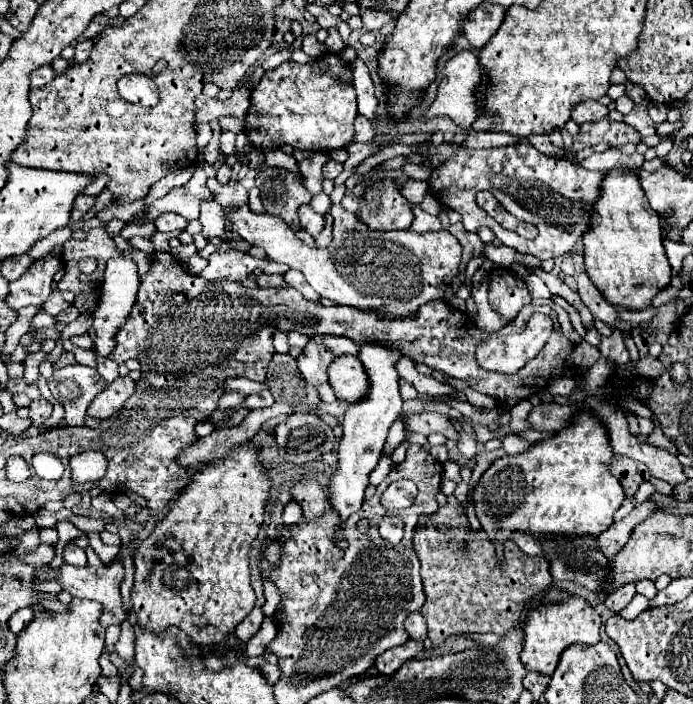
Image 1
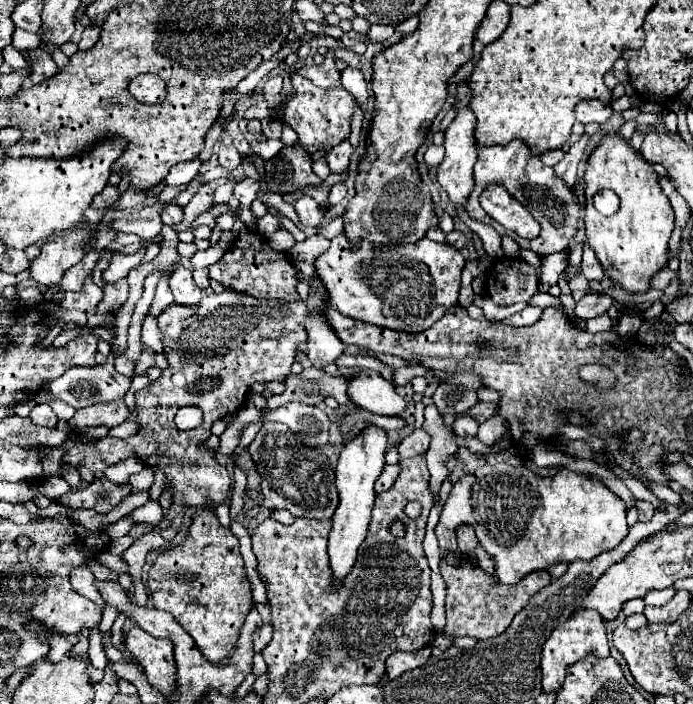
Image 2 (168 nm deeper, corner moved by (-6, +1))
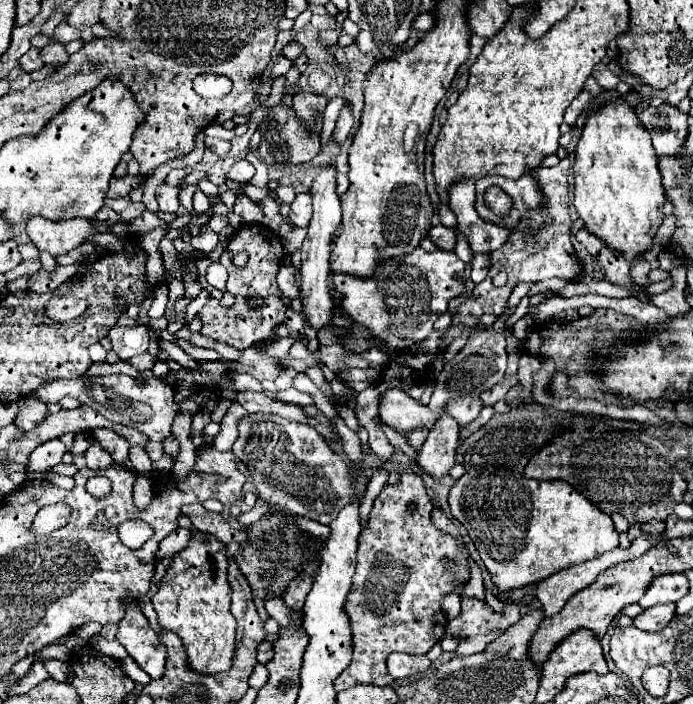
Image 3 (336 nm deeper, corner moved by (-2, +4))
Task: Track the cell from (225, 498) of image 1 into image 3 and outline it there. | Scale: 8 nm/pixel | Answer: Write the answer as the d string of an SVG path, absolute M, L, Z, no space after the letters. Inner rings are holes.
M199 532L189 540L189 546L183 548L175 558L173 566L167 570L165 578L159 584L159 590L153 596L153 606L159 616L159 624L165 630L179 634L187 652L187 664L199 674L217 674L233 666L235 652L235 618L229 612L231 606L231 586L227 586L227 554L225 544L219 542L213 534Z

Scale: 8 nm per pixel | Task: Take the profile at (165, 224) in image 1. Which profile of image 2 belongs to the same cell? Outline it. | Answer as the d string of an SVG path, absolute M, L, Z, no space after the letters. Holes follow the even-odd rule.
M169 205L163 213L161 213L161 217L163 217L163 223L165 225L169 225L169 227L175 227L175 225L179 225L183 219L185 219L185 215L183 215L183 209L179 207L179 205Z

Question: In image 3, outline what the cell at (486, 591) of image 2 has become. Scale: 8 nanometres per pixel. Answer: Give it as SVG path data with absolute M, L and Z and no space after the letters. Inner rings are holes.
M463 598L461 600L461 614L447 622L447 634L457 638L469 638L479 634L489 634L493 630L507 630L515 622L519 622L519 606L507 604L503 614L497 614L489 608L485 600L477 598Z

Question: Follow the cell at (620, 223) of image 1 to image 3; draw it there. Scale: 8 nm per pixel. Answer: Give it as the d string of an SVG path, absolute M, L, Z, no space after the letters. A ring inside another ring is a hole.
M613 98L587 116L581 138L575 146L573 174L575 208L577 214L585 220L585 228L605 240L607 246L617 248L625 256L625 260L637 262L641 258L641 252L645 252L649 244L653 244L653 236L663 222L665 190L661 186L661 174L657 168L657 154L651 146L651 136L639 122L635 108L625 98Z

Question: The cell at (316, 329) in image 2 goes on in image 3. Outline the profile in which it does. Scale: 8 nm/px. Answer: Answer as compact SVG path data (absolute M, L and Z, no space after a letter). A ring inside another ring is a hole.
M327 162L311 184L313 196L313 220L307 228L307 238L301 248L301 288L303 288L303 312L315 330L327 328L333 314L333 300L329 296L329 254L331 238L341 222L341 204L335 192L335 162Z

